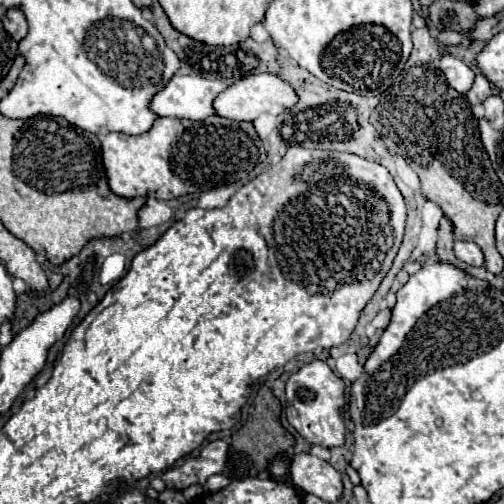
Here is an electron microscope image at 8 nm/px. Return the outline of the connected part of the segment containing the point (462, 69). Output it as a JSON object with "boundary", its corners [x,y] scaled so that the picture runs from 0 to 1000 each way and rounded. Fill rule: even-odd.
{"boundary":[[[881,107],[869,123],[869,135],[881,143],[885,163],[917,190],[925,190],[925,183],[933,179],[937,163],[940,163],[940,143],[905,111],[897,107]]]}

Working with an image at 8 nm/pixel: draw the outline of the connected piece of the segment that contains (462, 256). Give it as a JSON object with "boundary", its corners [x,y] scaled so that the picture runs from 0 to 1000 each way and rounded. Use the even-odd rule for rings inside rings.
{"boundary":[[[905,476],[901,480],[901,504],[905,504],[909,516],[917,516],[929,528],[940,528],[940,532],[956,532],[960,528],[960,504],[956,504],[952,488],[940,484],[940,480]]]}

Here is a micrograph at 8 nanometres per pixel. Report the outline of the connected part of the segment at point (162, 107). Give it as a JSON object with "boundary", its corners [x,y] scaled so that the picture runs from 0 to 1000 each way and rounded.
{"boundary":[[[353,151],[333,163],[310,194],[302,194],[302,222],[313,230],[341,234],[373,234],[373,238],[405,238],[425,230],[425,194],[444,183],[452,171],[437,155],[405,155],[405,151]]]}

